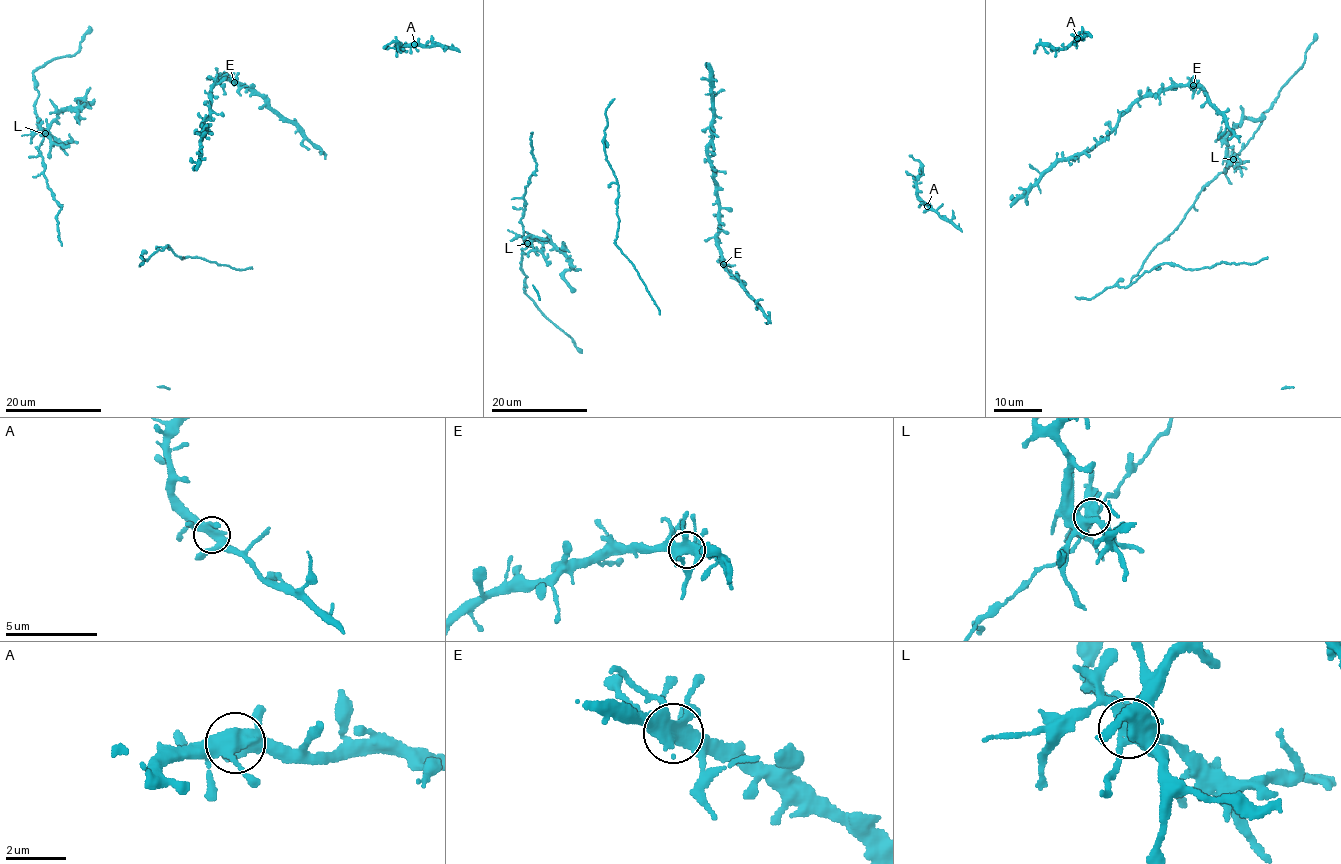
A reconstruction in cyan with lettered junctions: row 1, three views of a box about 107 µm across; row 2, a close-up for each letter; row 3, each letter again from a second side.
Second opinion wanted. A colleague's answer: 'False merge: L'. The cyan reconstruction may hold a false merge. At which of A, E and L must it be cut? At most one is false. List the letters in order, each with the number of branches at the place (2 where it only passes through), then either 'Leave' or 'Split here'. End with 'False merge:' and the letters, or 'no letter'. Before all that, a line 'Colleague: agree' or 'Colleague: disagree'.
Colleague: agree
A: Branches: 6. Leave
E: Branches: 5. Leave
L: Branches: 6. Split here
False merge: L

